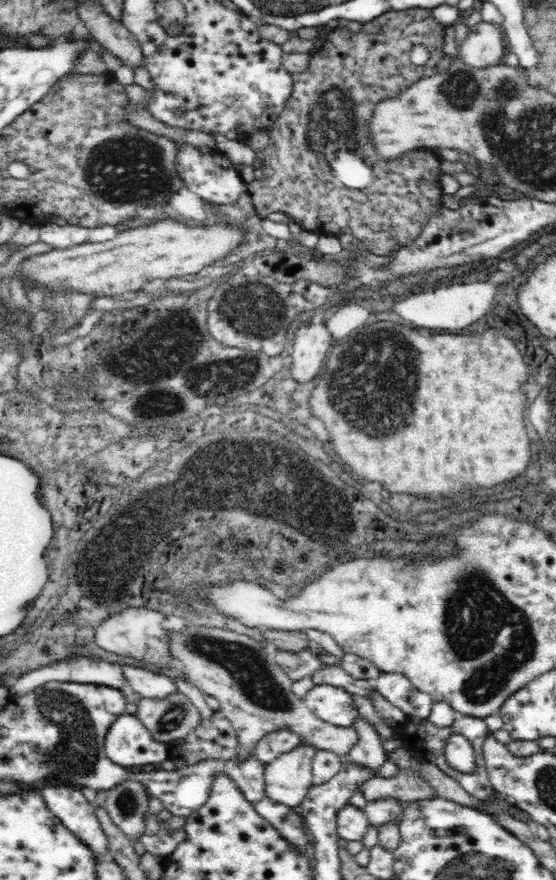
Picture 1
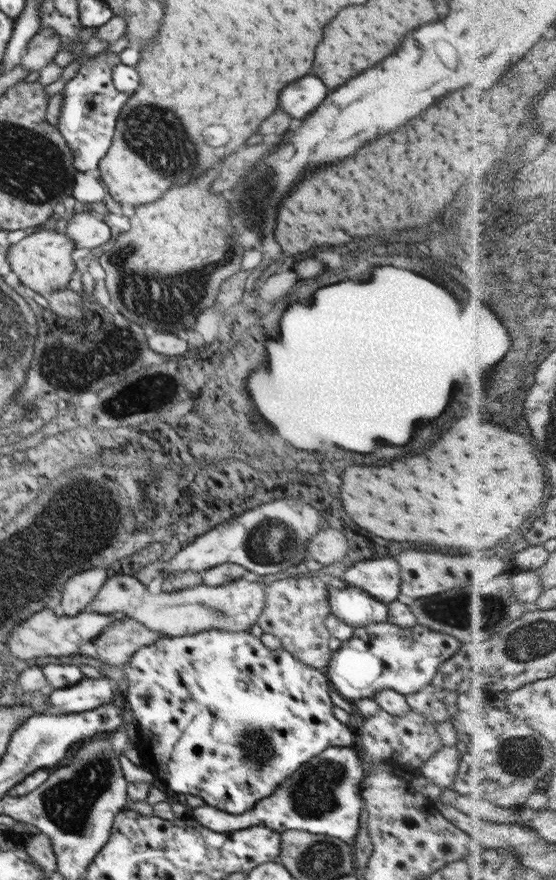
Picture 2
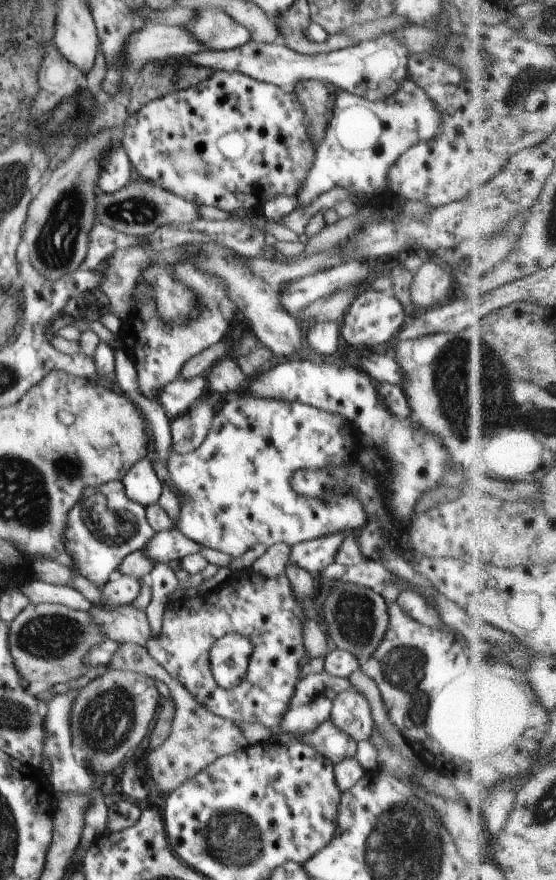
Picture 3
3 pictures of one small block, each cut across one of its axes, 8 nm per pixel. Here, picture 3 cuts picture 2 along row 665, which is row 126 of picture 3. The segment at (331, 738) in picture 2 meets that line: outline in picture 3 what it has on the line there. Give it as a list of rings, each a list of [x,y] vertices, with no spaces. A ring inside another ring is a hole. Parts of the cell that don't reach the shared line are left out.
[[[214,71],[207,80],[199,84],[148,101],[138,111],[130,114],[123,126],[123,131],[124,138],[122,138],[121,142],[124,151],[132,168],[144,180],[164,187],[165,190],[172,191],[173,194],[198,205],[214,206],[231,214],[234,210],[243,208],[244,210],[255,211],[255,213],[258,212],[258,215],[260,215],[263,205],[269,199],[275,198],[277,195],[293,196],[298,194],[302,182],[304,182],[311,170],[314,152],[316,152],[311,146],[311,141],[307,134],[307,117],[297,100],[296,92],[249,78],[240,71]]]

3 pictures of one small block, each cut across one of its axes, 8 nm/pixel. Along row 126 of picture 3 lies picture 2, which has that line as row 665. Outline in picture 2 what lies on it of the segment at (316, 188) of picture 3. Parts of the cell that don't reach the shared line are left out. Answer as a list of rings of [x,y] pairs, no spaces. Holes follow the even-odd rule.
[[[388,622],[371,623],[354,630],[354,636],[342,641],[326,667],[326,676],[346,700],[375,698],[375,694],[390,688],[400,693],[430,690],[440,664],[449,660],[460,649],[461,642],[452,636],[416,624],[399,628]]]

